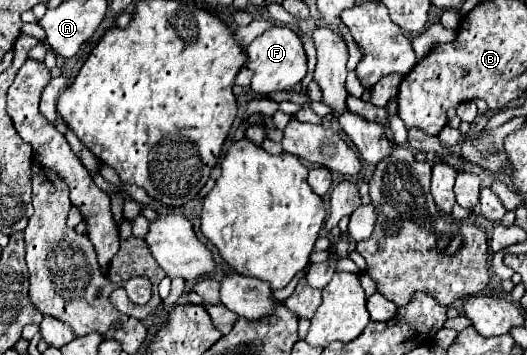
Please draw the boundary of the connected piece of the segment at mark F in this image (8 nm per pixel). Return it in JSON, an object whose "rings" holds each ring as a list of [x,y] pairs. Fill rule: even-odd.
{"rings":[[[275,25],[267,29],[261,37],[257,37],[247,47],[247,57],[249,57],[247,67],[255,73],[251,79],[251,89],[259,95],[267,95],[271,91],[289,91],[307,73],[307,55],[305,55],[301,37],[285,25]]]}

